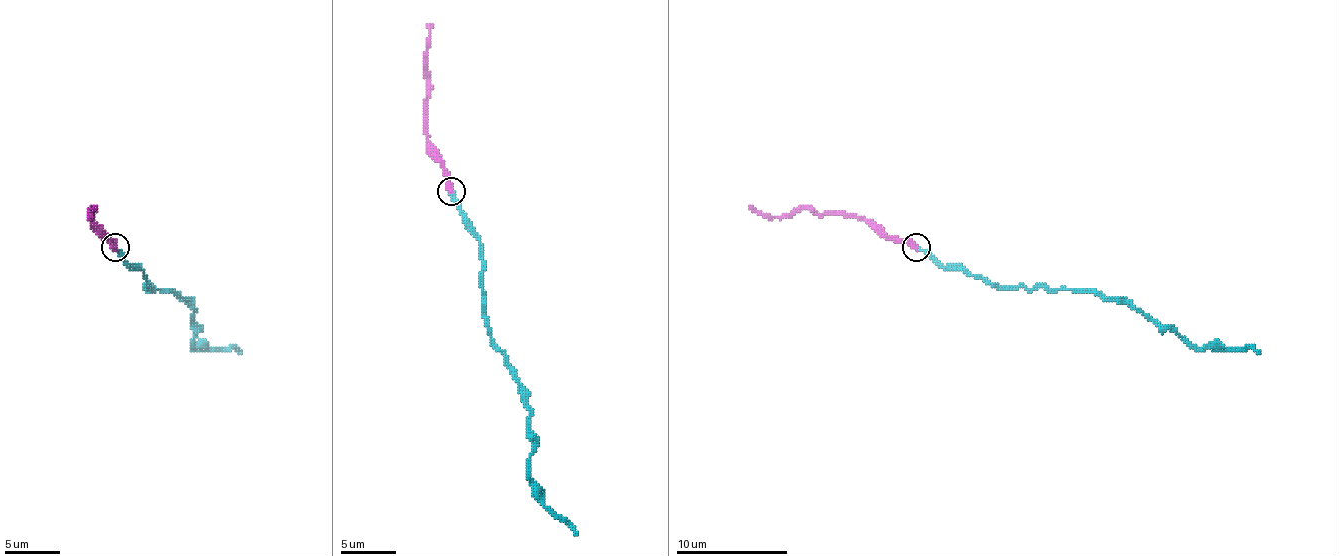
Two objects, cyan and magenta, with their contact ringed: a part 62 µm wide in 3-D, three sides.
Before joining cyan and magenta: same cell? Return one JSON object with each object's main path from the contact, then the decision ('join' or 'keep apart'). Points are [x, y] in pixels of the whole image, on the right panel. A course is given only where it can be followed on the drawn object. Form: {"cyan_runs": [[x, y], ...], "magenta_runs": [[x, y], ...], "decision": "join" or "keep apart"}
{"cyan_runs": [[917, 247], [945, 267], [956, 267], [1000, 286], [1090, 289], [1140, 309], [1193, 345], [1254, 348], [1260, 353]], "magenta_runs": [[917, 247], [880, 236], [864, 220], [808, 208], [763, 217], [749, 206]], "decision": "join"}

